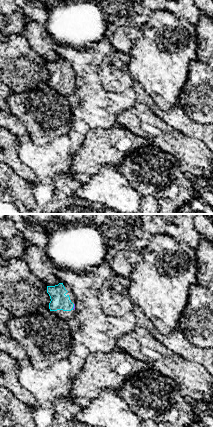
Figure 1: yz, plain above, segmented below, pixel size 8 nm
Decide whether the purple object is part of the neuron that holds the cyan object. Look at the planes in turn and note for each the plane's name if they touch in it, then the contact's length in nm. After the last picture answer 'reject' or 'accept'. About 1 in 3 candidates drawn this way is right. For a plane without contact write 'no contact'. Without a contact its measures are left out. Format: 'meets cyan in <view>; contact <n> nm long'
meets cyan in yz; contact 40 nm long

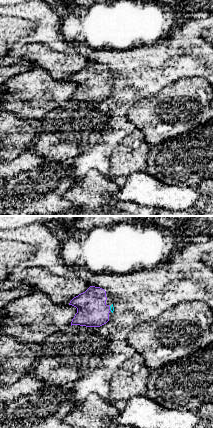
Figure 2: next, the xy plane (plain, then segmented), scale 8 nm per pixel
meets cyan in xy; contact 40 nm long

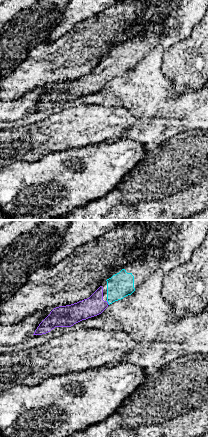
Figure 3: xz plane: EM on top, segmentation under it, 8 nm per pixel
meets cyan in xz; contact 40 nm long

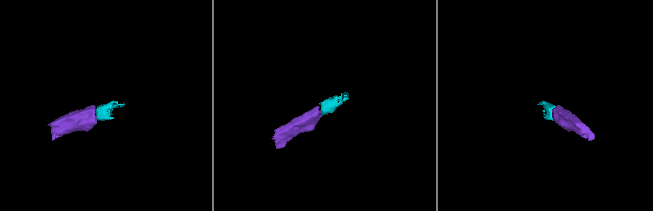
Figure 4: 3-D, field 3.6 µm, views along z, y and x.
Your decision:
accept

